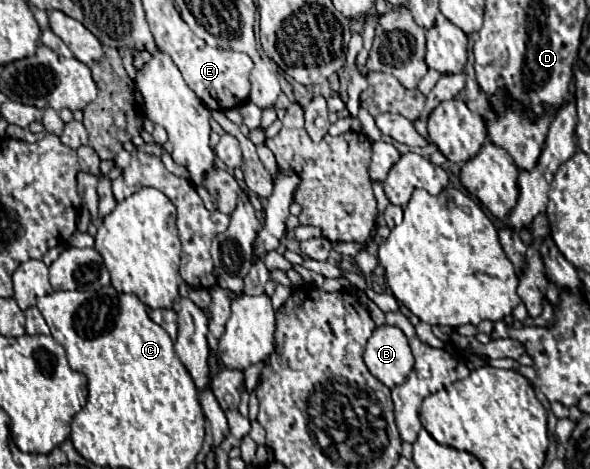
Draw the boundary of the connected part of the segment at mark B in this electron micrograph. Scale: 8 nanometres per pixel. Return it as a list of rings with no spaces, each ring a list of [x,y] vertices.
[[[394,325],[376,327],[364,349],[364,363],[386,387],[404,383],[414,367],[414,357],[402,329]]]

